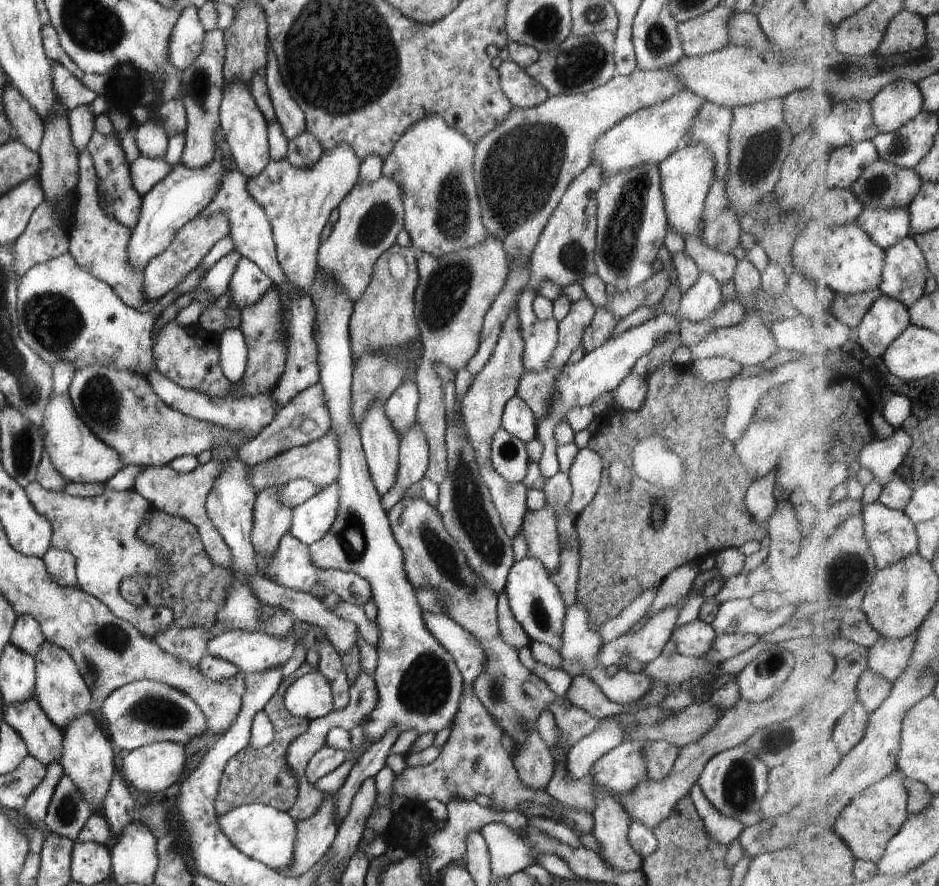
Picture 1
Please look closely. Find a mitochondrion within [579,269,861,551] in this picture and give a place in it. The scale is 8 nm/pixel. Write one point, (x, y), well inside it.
(659, 512)

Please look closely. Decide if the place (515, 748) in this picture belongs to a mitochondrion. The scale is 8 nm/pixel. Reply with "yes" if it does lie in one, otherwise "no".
no

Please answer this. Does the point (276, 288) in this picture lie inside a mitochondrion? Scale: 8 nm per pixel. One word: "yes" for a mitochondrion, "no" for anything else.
no

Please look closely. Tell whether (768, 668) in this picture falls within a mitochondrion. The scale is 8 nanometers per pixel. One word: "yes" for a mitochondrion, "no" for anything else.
yes

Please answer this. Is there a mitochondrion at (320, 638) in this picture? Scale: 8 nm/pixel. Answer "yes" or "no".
no

